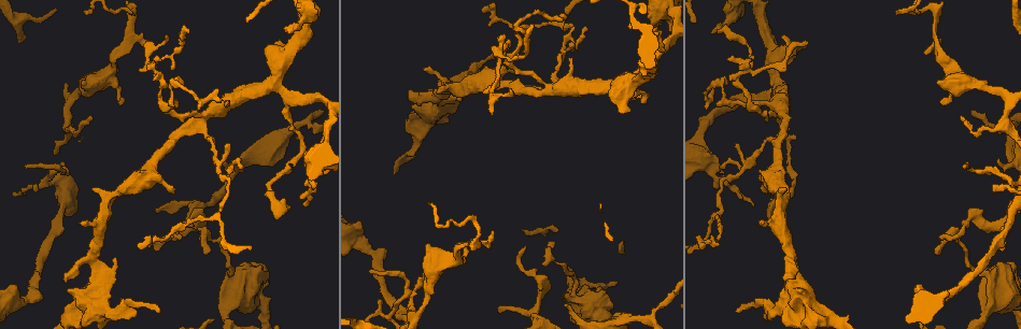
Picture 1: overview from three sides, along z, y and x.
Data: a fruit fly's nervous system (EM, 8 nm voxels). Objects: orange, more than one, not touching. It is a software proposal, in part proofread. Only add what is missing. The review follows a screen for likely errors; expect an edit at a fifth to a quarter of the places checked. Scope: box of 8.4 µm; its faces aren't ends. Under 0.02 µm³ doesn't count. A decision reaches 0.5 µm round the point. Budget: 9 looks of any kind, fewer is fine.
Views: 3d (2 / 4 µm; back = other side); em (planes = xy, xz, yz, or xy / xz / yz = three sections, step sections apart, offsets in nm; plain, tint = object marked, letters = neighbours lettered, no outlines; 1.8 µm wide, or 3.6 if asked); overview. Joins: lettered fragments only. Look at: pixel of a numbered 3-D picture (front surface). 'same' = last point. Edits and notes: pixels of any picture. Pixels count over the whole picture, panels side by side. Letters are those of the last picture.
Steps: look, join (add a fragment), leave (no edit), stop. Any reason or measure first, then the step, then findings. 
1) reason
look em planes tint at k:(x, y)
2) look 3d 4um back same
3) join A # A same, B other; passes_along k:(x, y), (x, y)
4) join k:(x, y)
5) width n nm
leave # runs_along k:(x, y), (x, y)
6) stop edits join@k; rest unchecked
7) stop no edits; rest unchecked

look em 3.6um planes letters at 1:(652, 38)

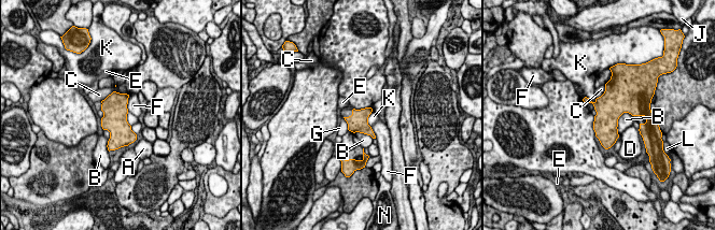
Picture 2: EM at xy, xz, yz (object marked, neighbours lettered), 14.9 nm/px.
longest_contact C 440 nm
leave # A other, B other, C other, D other, E other, F other, G other, J other, K other, L other, N other; no lettered fragment goes on from it

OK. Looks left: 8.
branch stops here
look 3d 2um at 1:(410, 93)

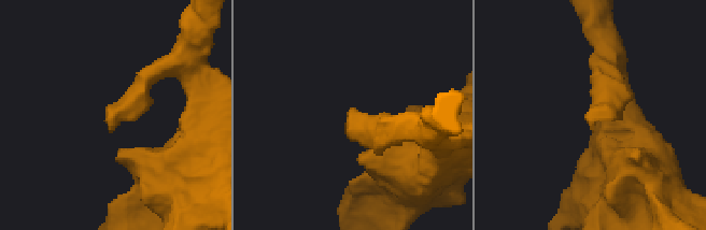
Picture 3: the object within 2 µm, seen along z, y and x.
now the EM
look em planes plain at 3:(111, 126)

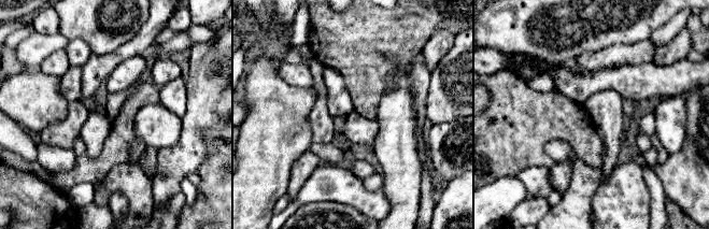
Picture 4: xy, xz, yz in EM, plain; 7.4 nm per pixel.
look em planes letters same

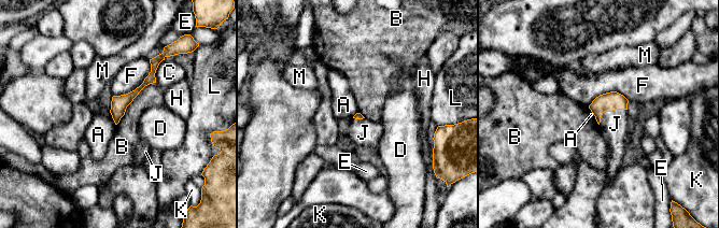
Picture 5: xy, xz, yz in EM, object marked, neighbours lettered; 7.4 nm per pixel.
join J # A other, B other, C other, D other, E other, F other, H other, J same, K other, L other, M other; passes_along 5:(607, 102), (609, 111), (614, 125); the neuron continues

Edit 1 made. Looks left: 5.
redraw
look overview

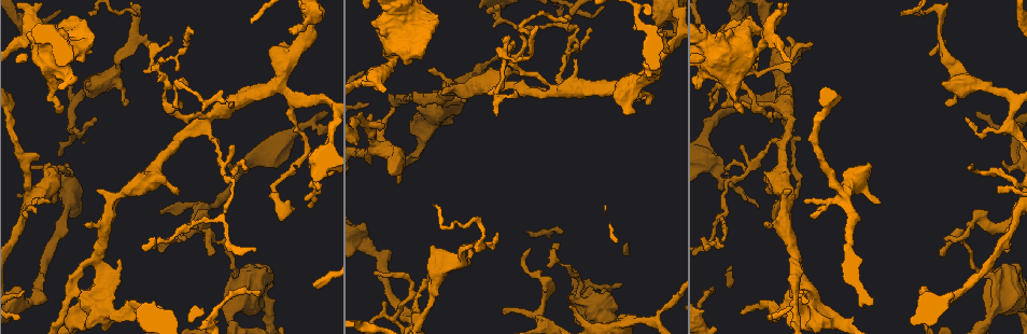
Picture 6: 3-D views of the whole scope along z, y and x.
free end
look 3d 4um at 6:(265, 267)

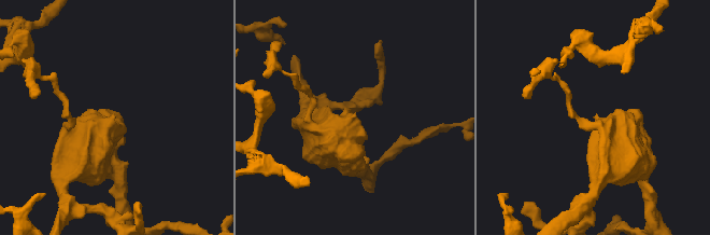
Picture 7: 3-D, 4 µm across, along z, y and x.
need the tissue
look em 3.6um planes letters at 7:(354, 116)

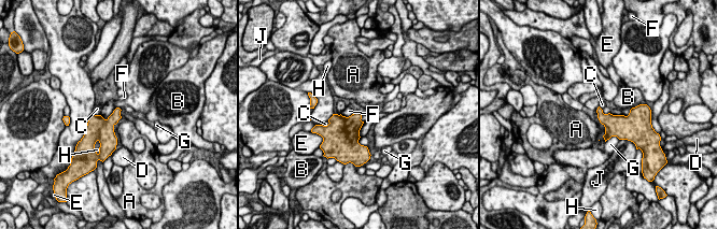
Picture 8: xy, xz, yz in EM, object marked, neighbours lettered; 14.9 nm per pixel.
longest_contact F 260 nm
leave # A other, B other, C other, D other, E other, F other, G other, H other, J other; border 8:(115, 109), (106, 118), (100, 115); none of them fits

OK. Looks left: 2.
stop edits join@5; rest unchecked

